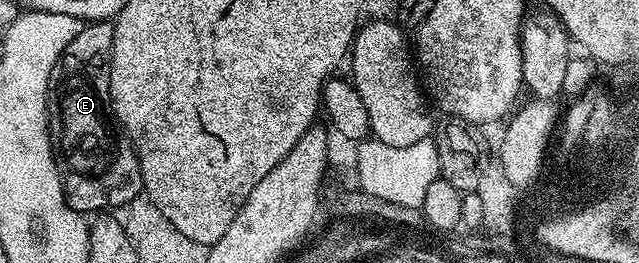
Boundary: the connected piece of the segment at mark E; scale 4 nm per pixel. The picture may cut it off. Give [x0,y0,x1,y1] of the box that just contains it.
[49,21,143,216]

